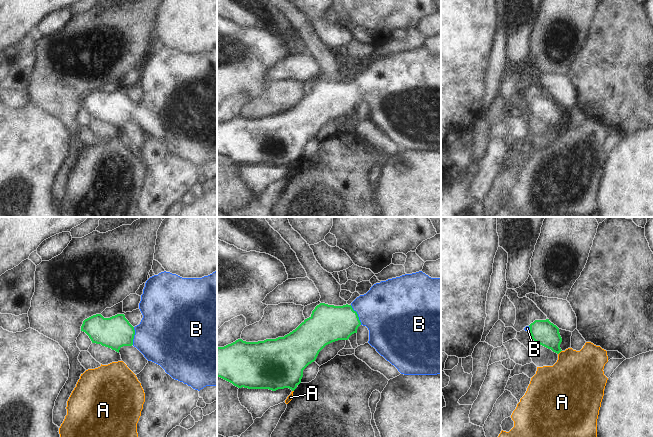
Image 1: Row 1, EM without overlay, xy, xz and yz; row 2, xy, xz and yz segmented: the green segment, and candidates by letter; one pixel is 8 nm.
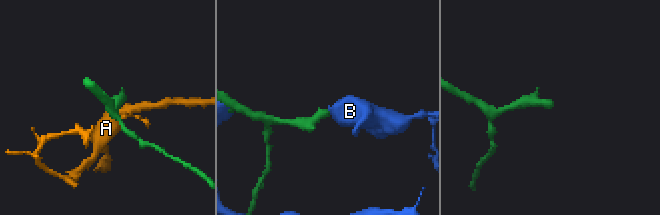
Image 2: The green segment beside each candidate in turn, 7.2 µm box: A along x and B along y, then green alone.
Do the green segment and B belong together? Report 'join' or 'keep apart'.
join

